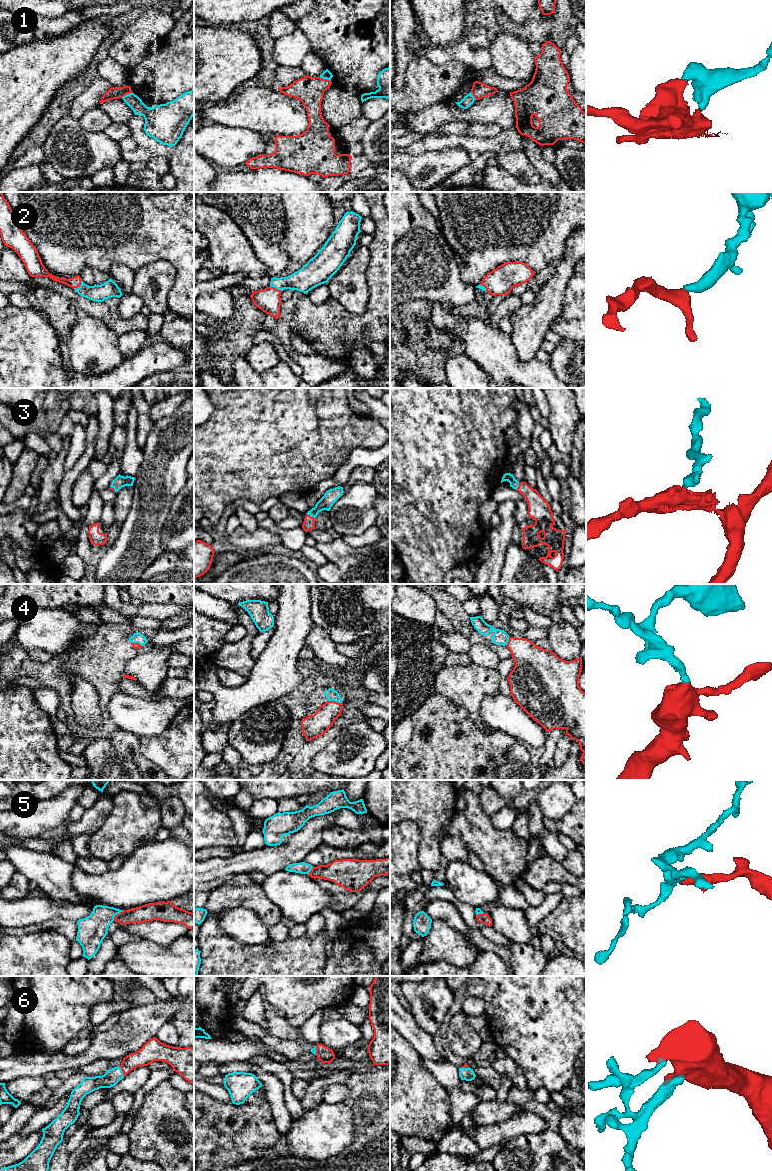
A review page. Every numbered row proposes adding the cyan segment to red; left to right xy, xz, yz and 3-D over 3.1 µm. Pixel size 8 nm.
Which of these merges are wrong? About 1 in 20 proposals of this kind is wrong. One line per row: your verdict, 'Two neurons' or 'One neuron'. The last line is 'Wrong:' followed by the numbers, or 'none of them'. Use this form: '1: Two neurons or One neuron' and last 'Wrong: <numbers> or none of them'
1: Two neurons
2: One neuron
3: One neuron
4: One neuron
5: One neuron
6: One neuron
Wrong: 1

